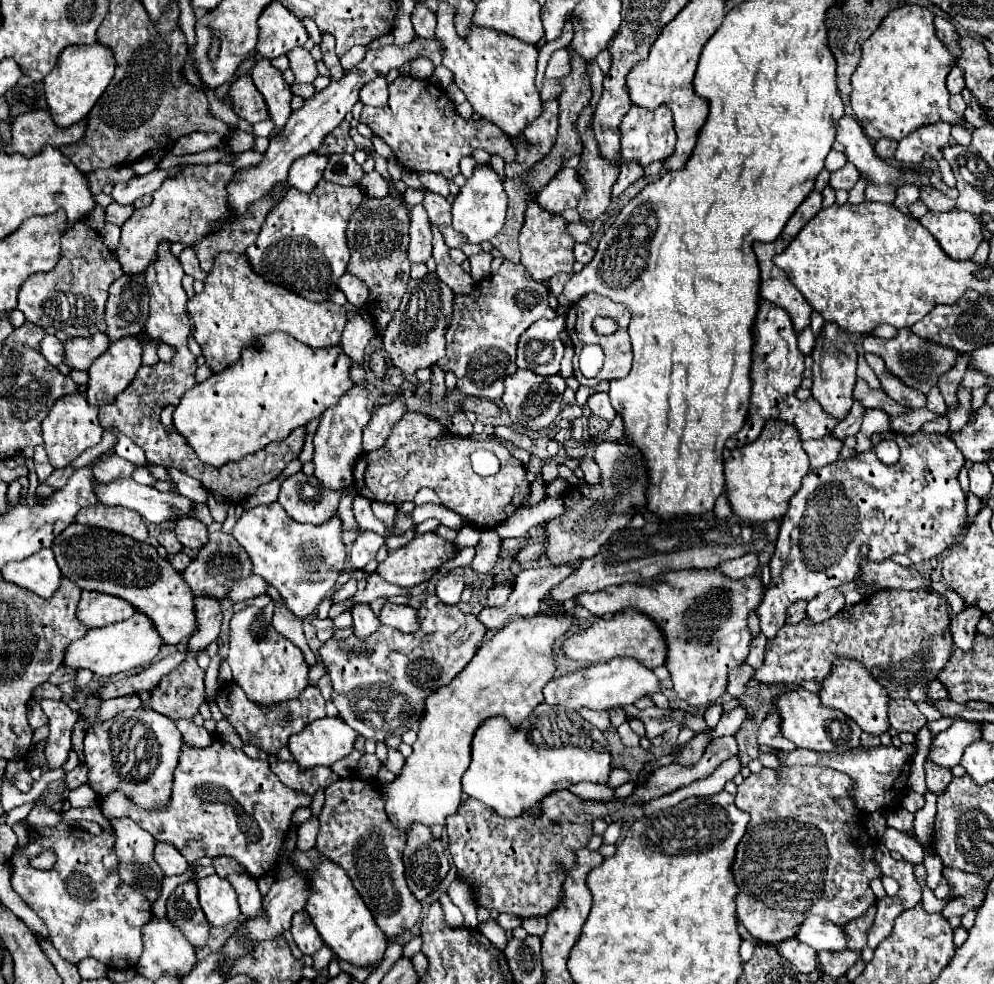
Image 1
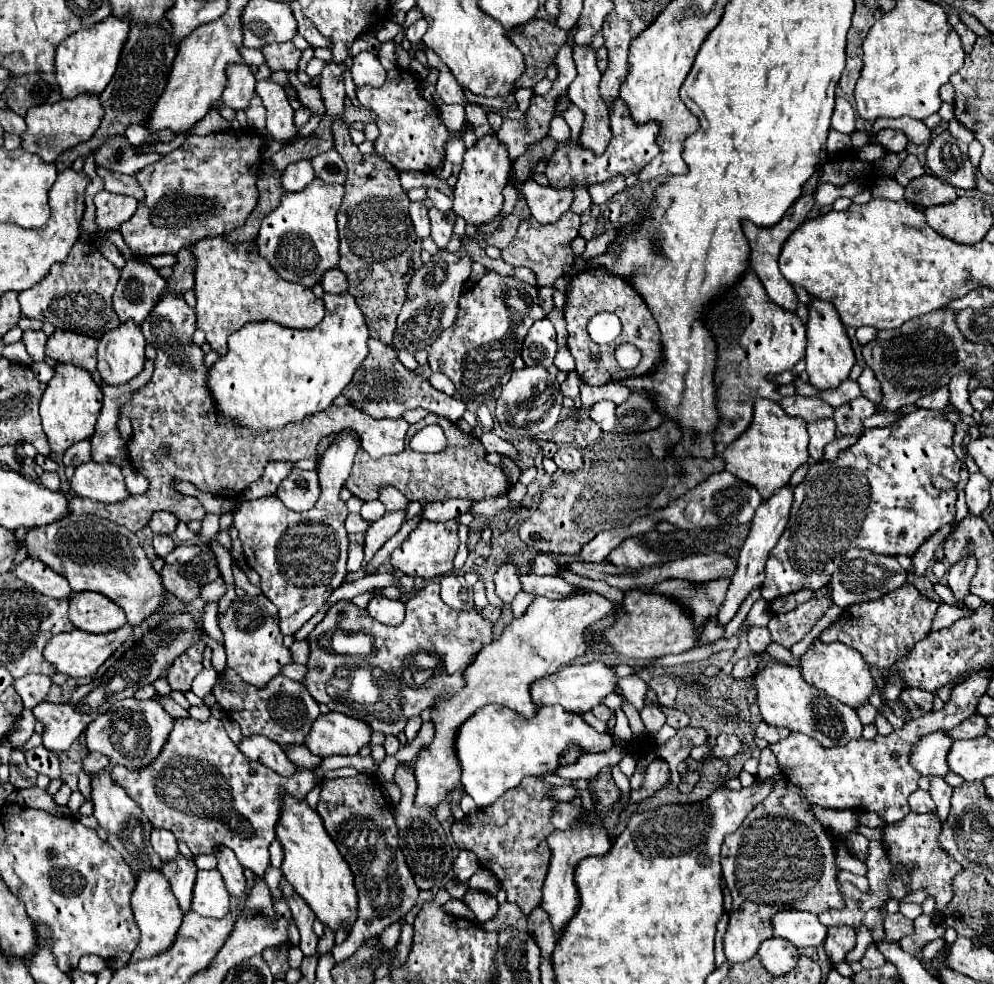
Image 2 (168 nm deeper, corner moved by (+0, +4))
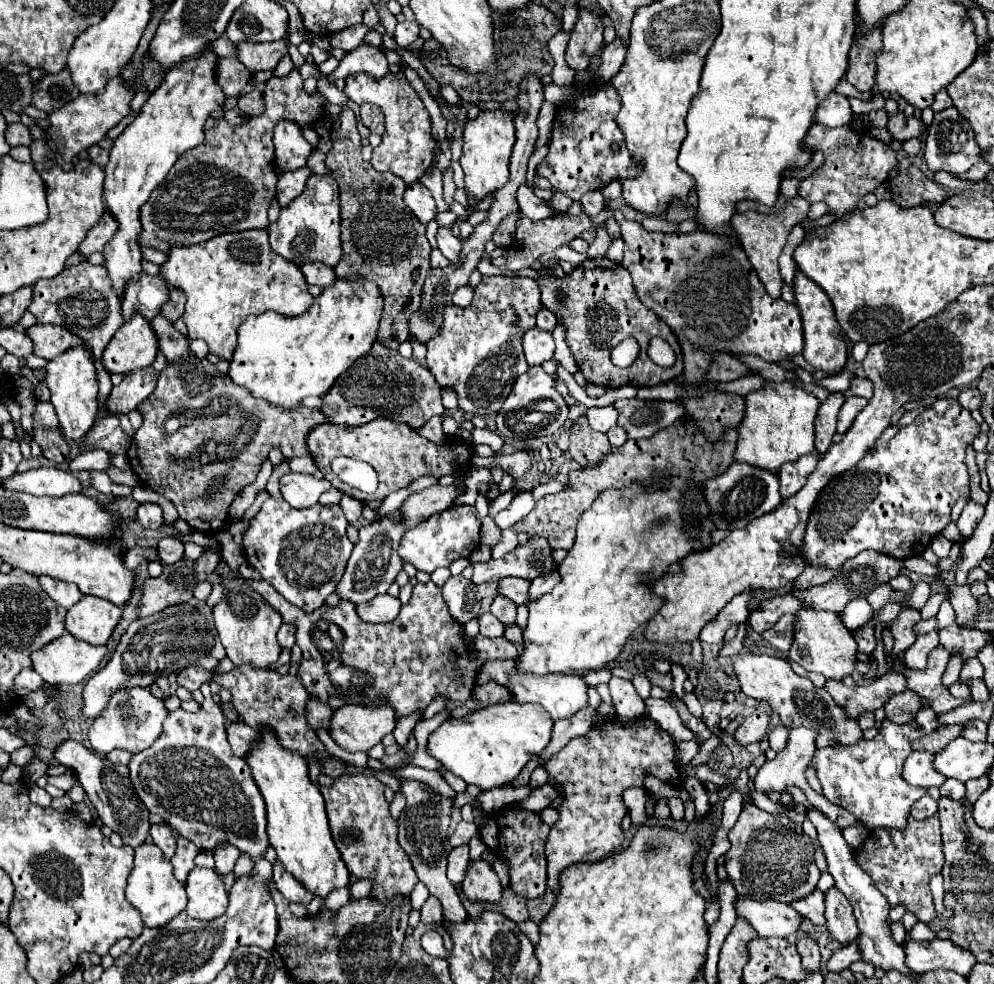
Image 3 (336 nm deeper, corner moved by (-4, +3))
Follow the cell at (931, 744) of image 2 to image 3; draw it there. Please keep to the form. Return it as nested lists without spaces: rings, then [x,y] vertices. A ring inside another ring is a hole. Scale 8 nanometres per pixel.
[[[912,752],[902,768],[902,778],[910,784],[910,786],[922,786],[922,788],[930,788],[930,786],[942,786],[946,776],[940,776],[940,772],[936,772],[932,768],[932,752]]]

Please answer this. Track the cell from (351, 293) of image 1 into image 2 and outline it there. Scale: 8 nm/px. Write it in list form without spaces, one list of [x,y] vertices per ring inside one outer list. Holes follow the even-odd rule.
[[[330,269],[324,273],[322,287],[326,293],[346,293],[348,291],[348,279],[340,269]]]

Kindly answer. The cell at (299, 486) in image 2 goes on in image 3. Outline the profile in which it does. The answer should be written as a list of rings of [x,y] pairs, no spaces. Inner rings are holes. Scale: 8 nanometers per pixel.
[[[288,472],[280,478],[280,490],[284,500],[294,508],[310,508],[318,502],[320,494],[332,488],[326,479],[316,479],[310,474]]]

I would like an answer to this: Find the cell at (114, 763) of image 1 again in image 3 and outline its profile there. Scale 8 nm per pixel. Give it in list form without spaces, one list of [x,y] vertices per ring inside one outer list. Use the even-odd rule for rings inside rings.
[[[122,688],[110,696],[108,706],[100,712],[100,716],[92,722],[88,738],[94,748],[94,752],[108,754],[114,748],[124,748],[130,750],[132,754],[142,752],[152,744],[160,732],[162,732],[162,722],[168,716],[168,710],[164,708],[164,702],[154,698],[148,688]]]

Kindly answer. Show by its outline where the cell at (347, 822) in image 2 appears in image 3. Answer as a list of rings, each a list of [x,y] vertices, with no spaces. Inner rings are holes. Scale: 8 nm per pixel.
[[[352,774],[342,776],[330,788],[320,788],[320,792],[326,800],[332,840],[344,864],[356,878],[374,878],[370,896],[378,898],[380,902],[392,900],[396,894],[408,896],[418,880],[406,852],[396,840],[398,830],[384,798],[384,784],[370,774]]]

